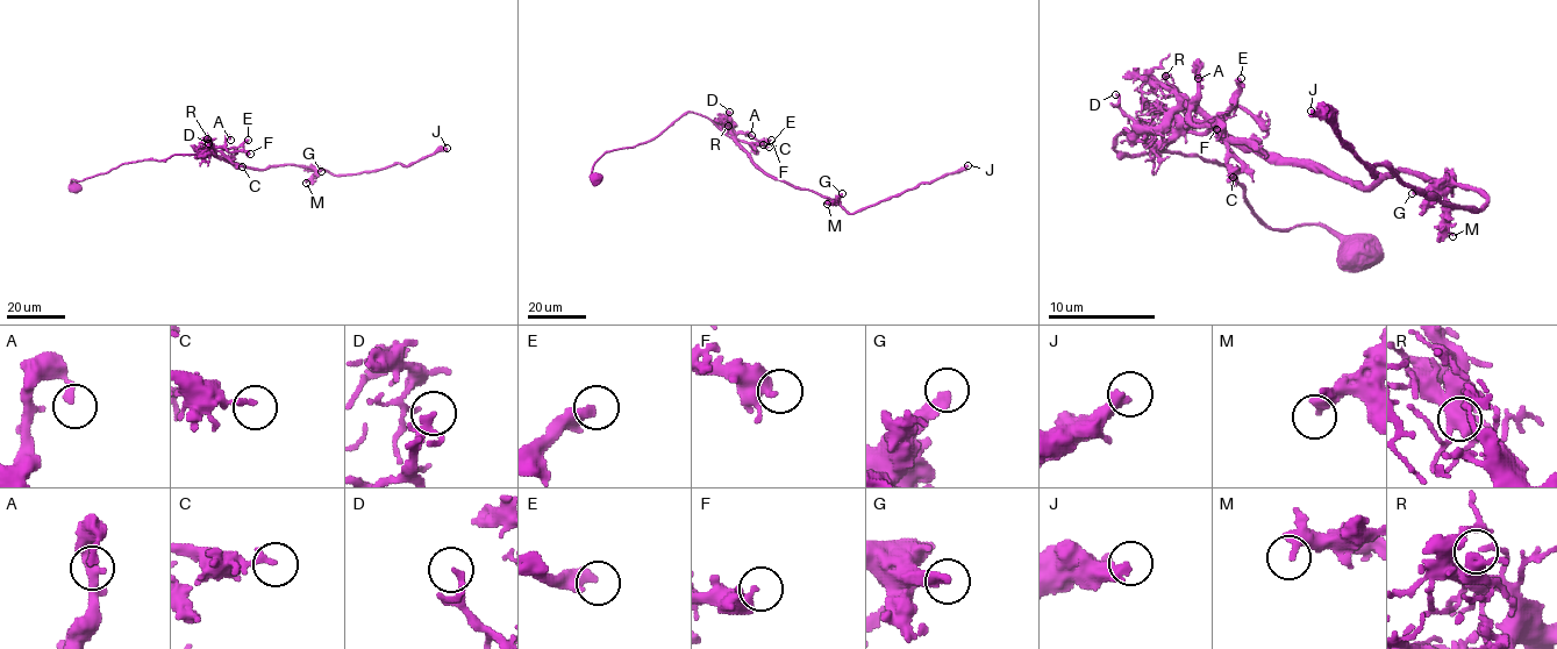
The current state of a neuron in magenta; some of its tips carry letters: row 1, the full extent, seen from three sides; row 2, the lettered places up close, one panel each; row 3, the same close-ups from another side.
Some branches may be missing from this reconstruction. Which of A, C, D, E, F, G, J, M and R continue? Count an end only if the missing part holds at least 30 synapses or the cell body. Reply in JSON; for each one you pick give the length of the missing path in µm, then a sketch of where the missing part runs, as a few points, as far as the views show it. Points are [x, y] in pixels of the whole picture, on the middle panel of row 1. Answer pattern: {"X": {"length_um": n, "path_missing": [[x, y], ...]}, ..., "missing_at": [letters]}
{"J": {"length_um": 5}, "missing_at": ["J"]}

